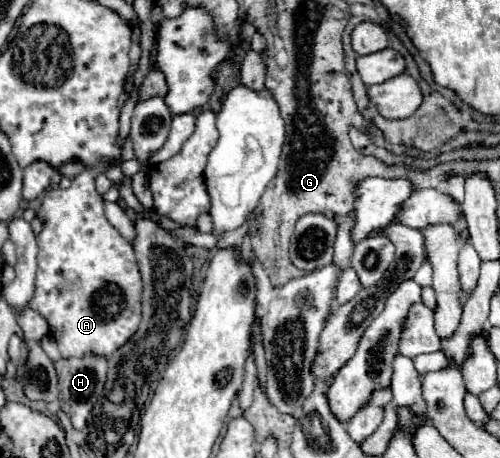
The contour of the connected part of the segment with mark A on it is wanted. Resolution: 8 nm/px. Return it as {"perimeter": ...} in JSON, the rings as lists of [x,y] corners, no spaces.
{"perimeter":[[[106,159],[86,167],[68,189],[50,189],[38,209],[44,229],[38,235],[38,271],[30,309],[48,321],[62,357],[78,357],[86,351],[110,357],[136,333],[142,317],[142,281],[134,249],[104,217],[104,199],[94,187],[94,179],[106,169]]]}

